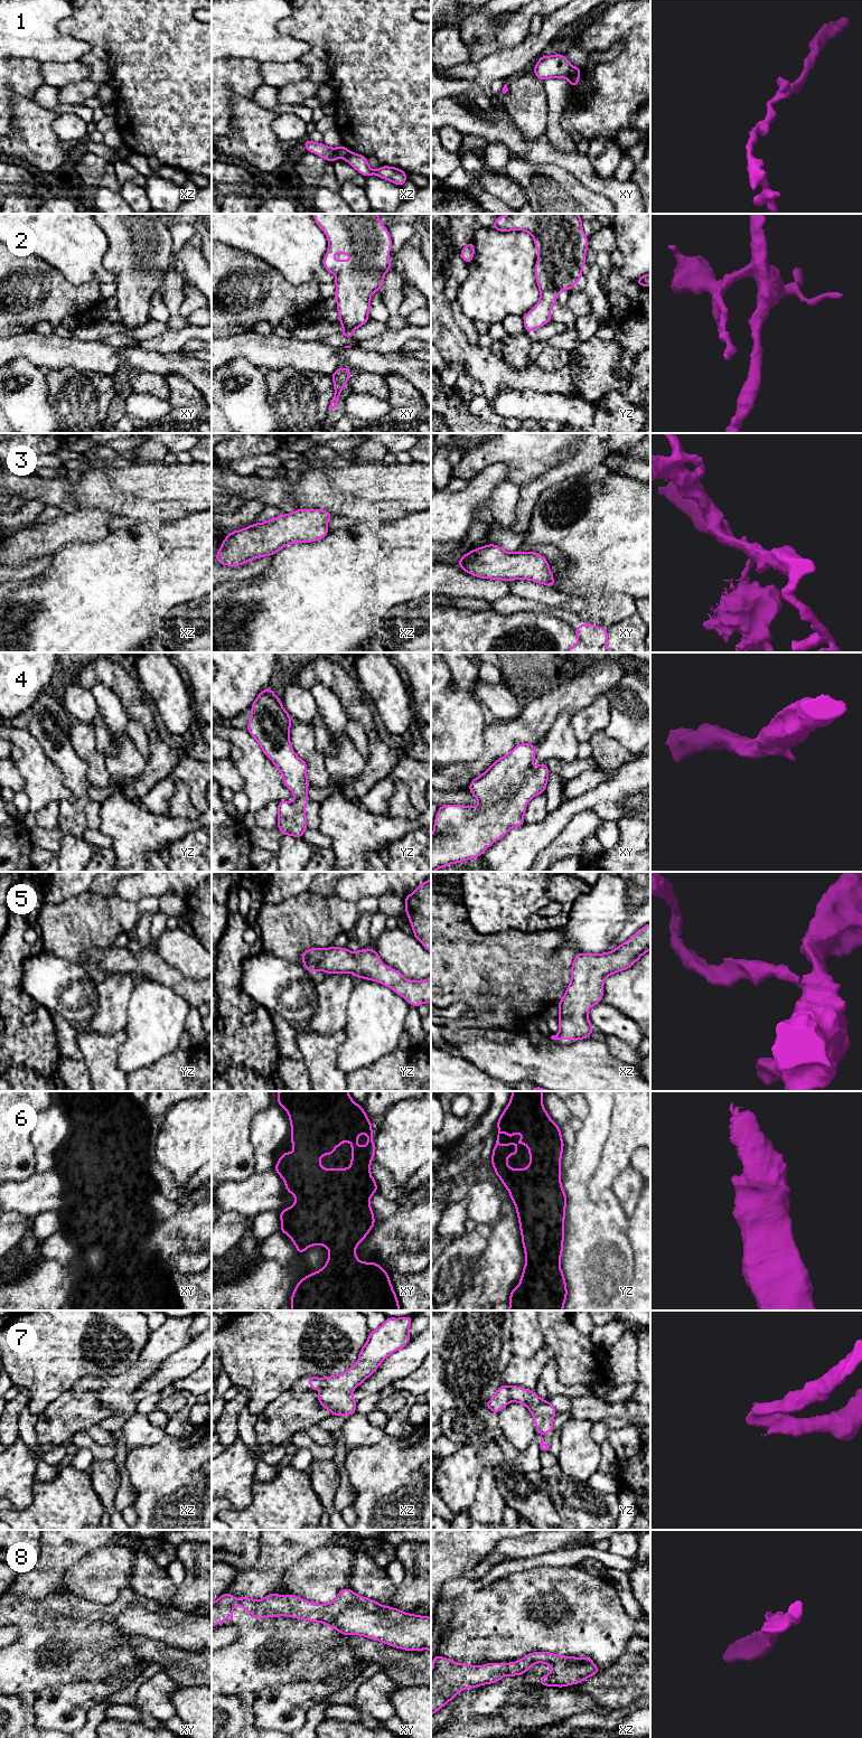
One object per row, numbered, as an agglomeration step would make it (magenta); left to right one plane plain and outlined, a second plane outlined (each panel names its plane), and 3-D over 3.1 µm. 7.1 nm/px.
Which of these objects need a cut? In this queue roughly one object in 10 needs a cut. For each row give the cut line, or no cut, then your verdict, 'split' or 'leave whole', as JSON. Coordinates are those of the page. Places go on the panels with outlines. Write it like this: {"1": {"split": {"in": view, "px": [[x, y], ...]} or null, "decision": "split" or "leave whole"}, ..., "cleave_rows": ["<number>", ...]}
{"1": {"split": {"in": "xy", "px": [[572, 66], [567, 77]]}, "decision": "split"}, "2": {"split": null, "decision": "leave whole"}, "3": {"split": null, "decision": "leave whole"}, "4": {"split": null, "decision": "leave whole"}, "5": {"split": null, "decision": "leave whole"}, "6": {"split": null, "decision": "leave whole"}, "7": {"split": null, "decision": "leave whole"}, "8": {"split": null, "decision": "leave whole"}, "cleave_rows": ["1"]}

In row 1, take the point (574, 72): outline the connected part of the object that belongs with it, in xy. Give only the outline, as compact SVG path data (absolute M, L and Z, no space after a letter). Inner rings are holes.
M573 66L570 69L568 81L572 87L575 87L578 85L579 77L580 77L580 71L581 71L580 67L573 67Z

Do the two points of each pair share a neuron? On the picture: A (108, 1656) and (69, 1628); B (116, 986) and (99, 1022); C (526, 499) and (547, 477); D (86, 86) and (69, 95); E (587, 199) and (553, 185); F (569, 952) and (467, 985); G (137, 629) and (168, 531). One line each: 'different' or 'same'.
A: same
B: same
C: same
D: same
E: same
F: same
G: same

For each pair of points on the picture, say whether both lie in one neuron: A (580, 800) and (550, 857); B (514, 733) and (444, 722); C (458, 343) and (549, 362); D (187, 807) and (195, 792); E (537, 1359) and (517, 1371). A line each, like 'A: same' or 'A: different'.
A: different
B: different
C: different
D: different
E: same

